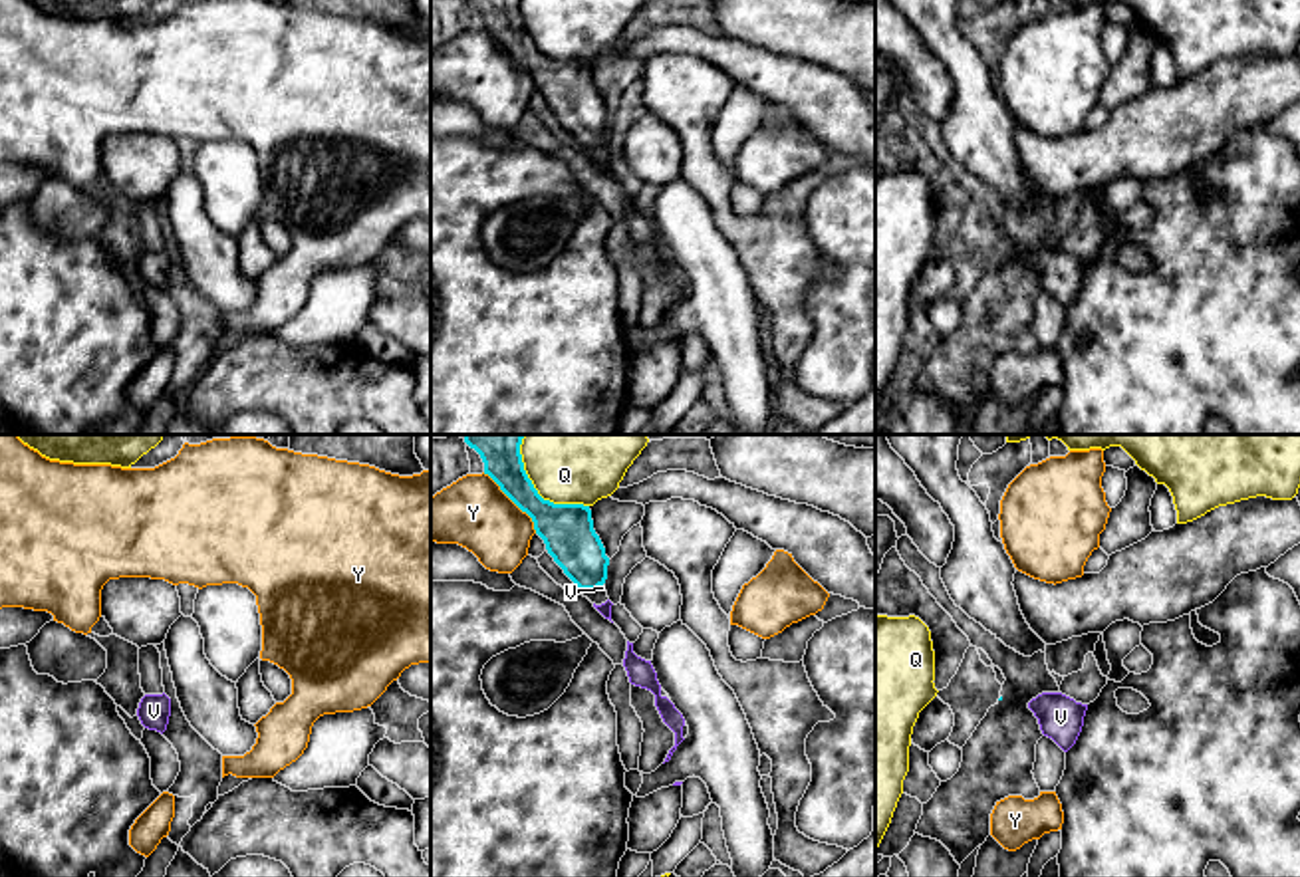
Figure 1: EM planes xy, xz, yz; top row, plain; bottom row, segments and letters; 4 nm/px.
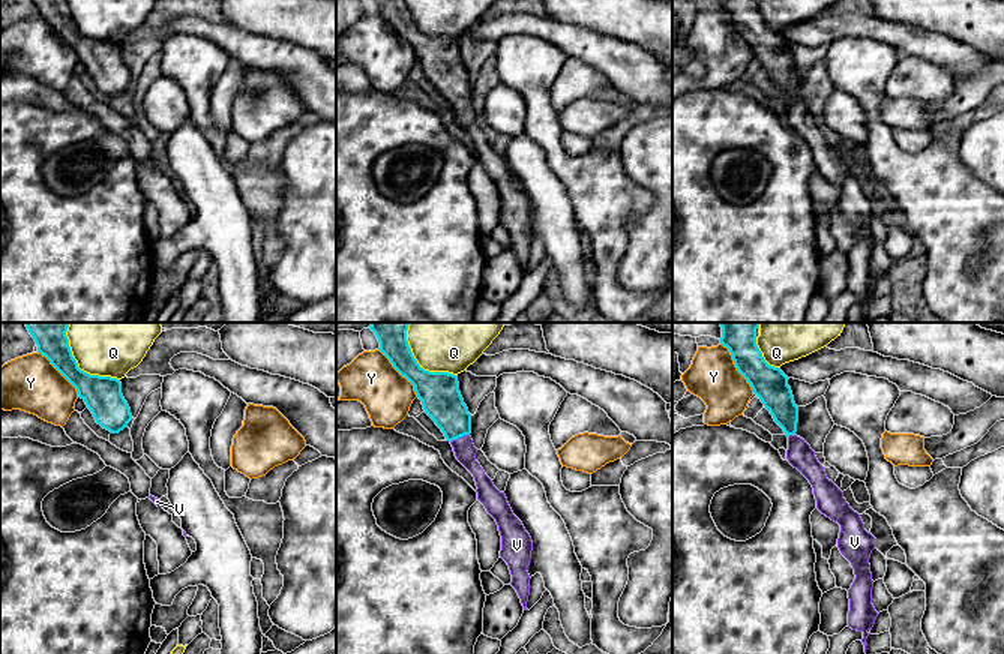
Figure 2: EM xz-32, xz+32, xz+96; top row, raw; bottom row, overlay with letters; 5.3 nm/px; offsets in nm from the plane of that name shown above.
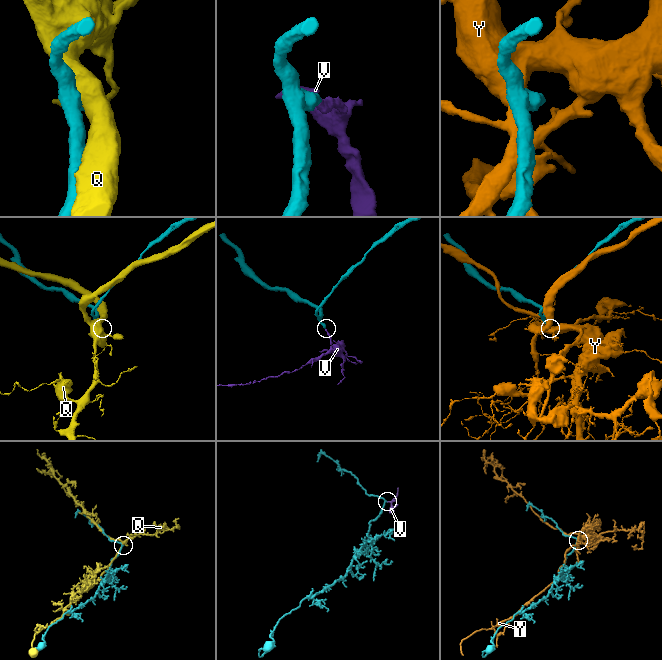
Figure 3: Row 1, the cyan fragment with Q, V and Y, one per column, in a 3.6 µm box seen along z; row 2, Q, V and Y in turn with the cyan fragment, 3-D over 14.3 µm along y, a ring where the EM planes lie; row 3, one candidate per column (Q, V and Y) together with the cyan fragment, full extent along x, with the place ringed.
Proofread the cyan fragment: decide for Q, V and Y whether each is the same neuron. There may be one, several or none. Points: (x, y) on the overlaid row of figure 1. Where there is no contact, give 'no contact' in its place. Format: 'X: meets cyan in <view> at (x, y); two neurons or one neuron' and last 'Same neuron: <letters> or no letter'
Q: meets cyan in xz at (534, 489); two neurons
V: meets cyan in xz at (598, 586); one neuron
Y: meets cyan in xz at (515, 502); two neurons
Same neuron: V

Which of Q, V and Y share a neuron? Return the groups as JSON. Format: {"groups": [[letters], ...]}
{"groups": [["Q"], ["V"], ["Y"]]}

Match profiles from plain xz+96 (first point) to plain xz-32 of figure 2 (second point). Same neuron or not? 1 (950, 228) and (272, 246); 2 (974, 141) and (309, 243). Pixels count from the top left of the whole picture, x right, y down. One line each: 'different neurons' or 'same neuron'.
1: same neuron
2: same neuron

